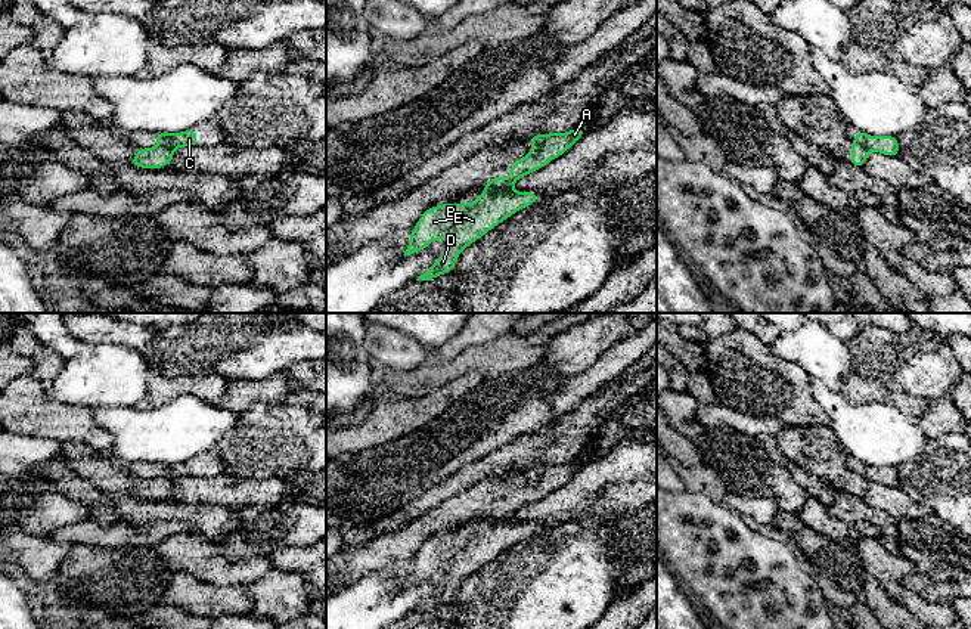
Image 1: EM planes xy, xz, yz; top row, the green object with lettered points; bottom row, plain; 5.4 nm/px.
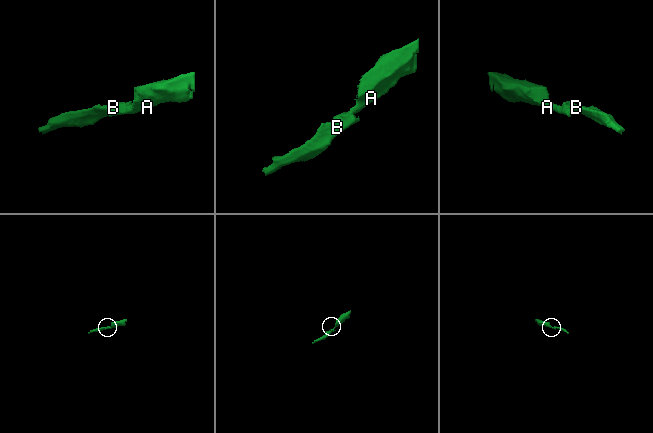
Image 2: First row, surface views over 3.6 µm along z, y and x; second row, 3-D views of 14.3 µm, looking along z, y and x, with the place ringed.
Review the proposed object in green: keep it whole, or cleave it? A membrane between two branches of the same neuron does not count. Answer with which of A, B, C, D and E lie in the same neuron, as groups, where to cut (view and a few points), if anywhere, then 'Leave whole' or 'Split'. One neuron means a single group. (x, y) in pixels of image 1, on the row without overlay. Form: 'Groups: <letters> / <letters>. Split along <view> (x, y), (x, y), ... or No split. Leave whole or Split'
Groups: A / B C D E. Split along xz (511, 516), (486, 523). Split

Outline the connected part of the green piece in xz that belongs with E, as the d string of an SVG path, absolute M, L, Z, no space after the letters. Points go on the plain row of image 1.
M512 517L481 524L474 535L441 535L429 537L409 570L404 586L426 579L435 570L447 570L449 580L416 611L429 611L444 604L452 604L457 586L480 570L496 555L516 542L539 532L536 523L515 523Z

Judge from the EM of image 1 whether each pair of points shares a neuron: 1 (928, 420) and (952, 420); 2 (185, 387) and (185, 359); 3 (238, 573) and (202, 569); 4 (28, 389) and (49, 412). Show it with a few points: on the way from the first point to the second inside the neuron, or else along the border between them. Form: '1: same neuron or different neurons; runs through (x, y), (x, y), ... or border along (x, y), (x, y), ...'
1: same neuron; runs through (934, 420), (946, 420)
2: different neurons; border along (161, 374), (167, 377), (220, 375)
3: same neuron; runs through (229, 573), (211, 569)
4: same neuron; runs through (31, 394), (43, 406)

